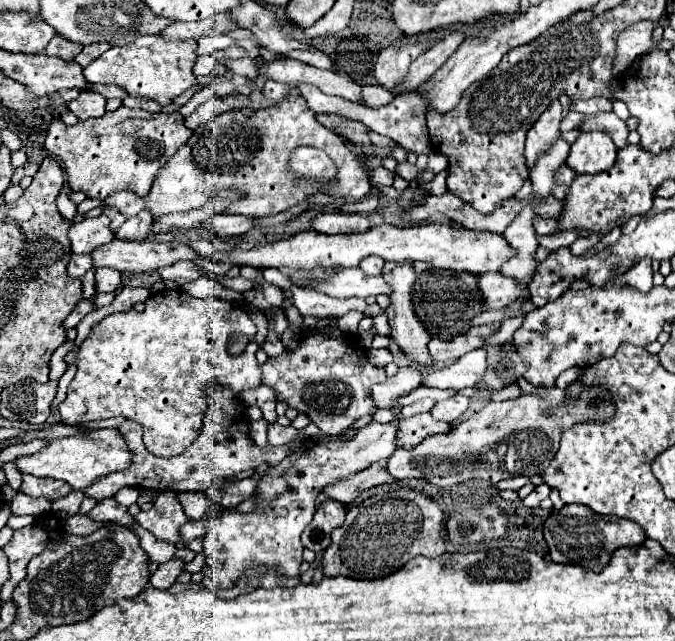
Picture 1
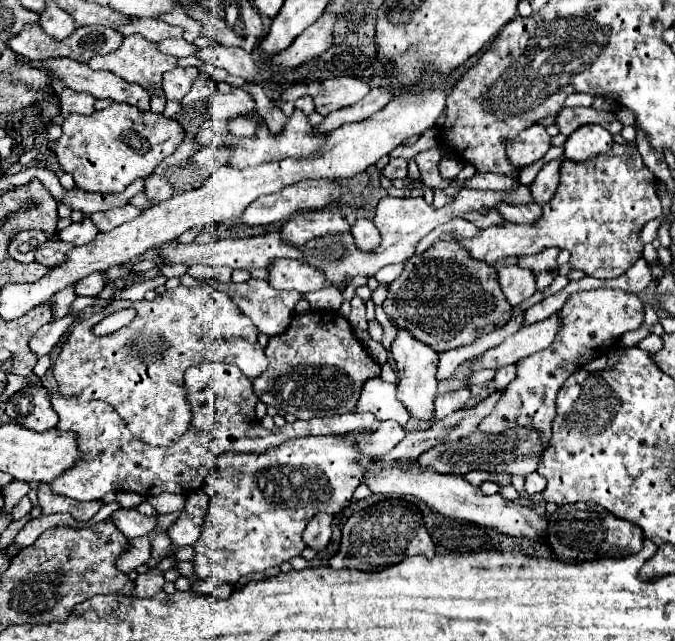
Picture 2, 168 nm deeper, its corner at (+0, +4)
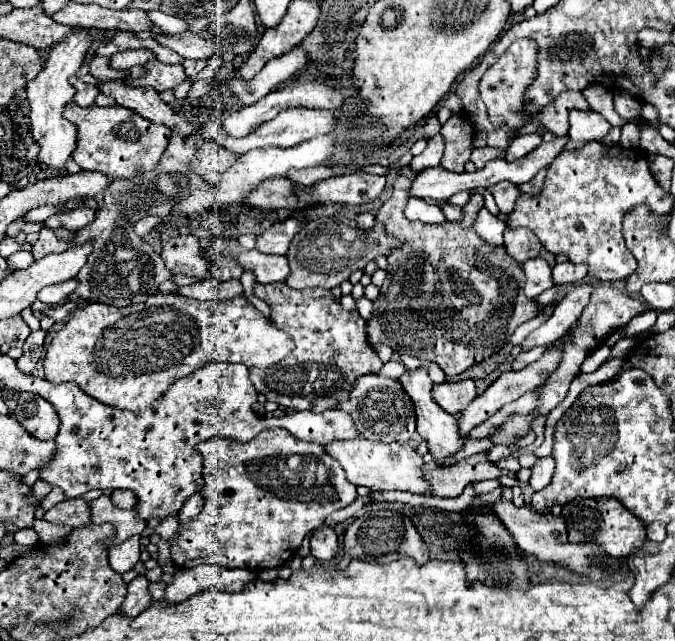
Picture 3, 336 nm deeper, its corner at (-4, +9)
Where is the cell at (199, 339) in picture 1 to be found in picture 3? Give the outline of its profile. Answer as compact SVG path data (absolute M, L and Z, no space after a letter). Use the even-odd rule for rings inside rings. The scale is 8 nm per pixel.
M155 292L143 304L119 308L93 302L75 310L47 348L43 368L49 382L77 382L83 392L99 402L131 412L143 412L153 408L175 380L191 374L203 362L241 362L247 368L267 368L283 360L291 350L291 338L275 328L275 324L269 322L245 296L221 302L199 302L181 294Z

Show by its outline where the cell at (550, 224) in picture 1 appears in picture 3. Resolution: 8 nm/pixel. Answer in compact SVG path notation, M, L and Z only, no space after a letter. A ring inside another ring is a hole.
M499 182L493 188L489 188L489 192L493 194L501 214L509 214L515 208L515 202L519 200L519 196L523 196L521 188L511 182Z

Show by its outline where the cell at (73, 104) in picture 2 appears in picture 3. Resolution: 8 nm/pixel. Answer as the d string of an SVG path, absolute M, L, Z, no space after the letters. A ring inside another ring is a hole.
M73 76L73 78L71 78L71 86L77 90L77 92L75 92L75 98L73 98L73 100L75 100L79 106L83 106L83 108L91 106L91 104L95 102L95 96L99 94L99 90L97 90L95 86L81 82L77 76Z

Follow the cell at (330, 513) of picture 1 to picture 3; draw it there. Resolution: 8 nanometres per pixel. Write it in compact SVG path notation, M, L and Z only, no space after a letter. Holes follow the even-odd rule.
M323 524L315 530L311 536L311 554L317 558L317 562L331 562L339 552L339 542L333 526Z

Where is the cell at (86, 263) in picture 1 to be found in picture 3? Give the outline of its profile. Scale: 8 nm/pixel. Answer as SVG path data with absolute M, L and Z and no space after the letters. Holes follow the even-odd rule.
M43 228L43 232L39 232L39 240L33 244L33 258L39 260L43 256L51 253L61 253L69 248L69 244L57 238L52 230Z

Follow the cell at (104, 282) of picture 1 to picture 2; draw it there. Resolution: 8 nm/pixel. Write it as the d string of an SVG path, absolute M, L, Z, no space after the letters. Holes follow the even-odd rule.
M91 273L87 277L83 277L81 281L75 283L75 293L77 295L97 295L103 289L103 273Z

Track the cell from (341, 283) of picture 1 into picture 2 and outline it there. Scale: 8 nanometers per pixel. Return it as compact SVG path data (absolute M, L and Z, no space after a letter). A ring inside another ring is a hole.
M275 259L267 267L269 279L267 283L273 289L295 289L301 295L309 291L317 291L321 287L329 287L325 281L325 275L319 269L311 269L307 263L295 261L295 259Z

